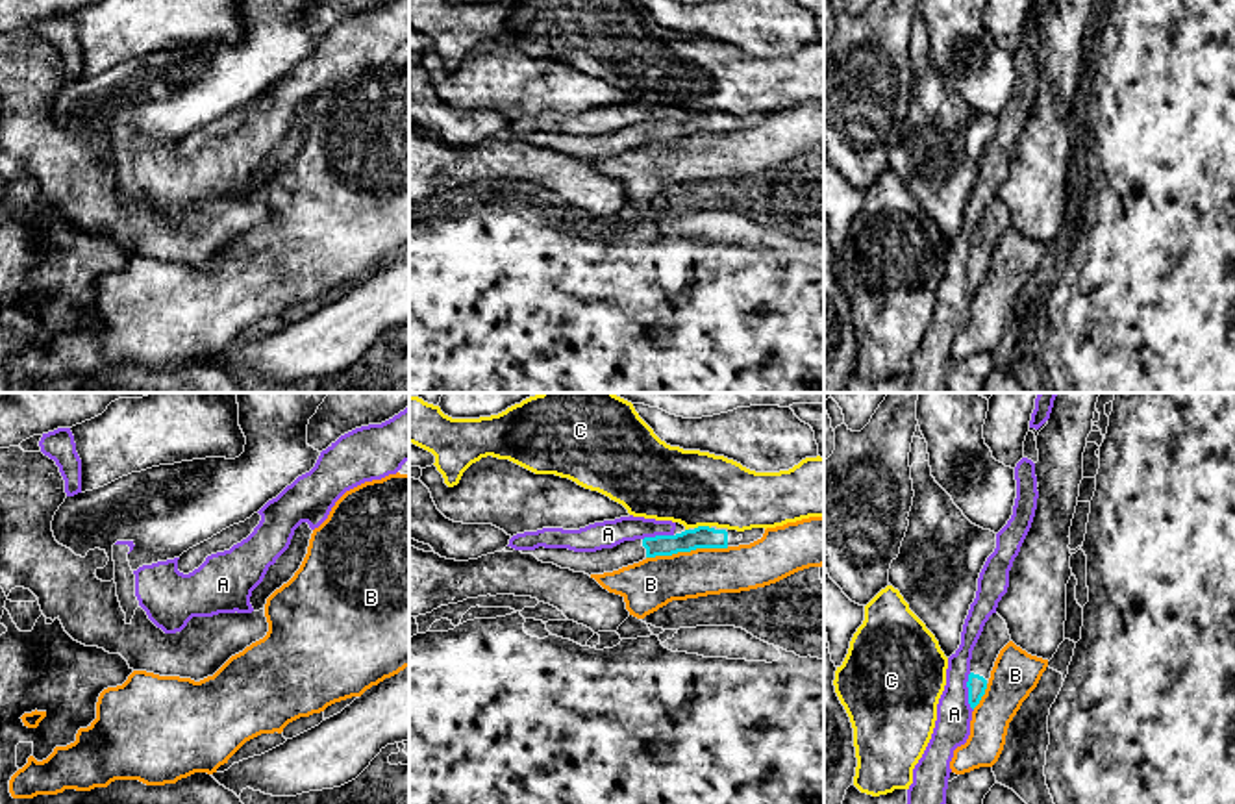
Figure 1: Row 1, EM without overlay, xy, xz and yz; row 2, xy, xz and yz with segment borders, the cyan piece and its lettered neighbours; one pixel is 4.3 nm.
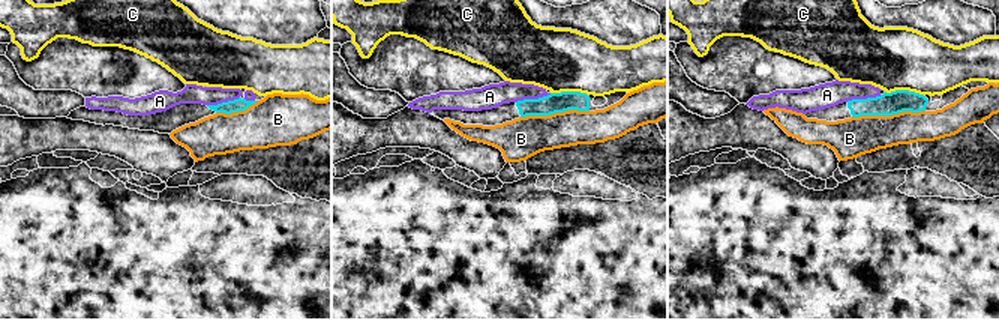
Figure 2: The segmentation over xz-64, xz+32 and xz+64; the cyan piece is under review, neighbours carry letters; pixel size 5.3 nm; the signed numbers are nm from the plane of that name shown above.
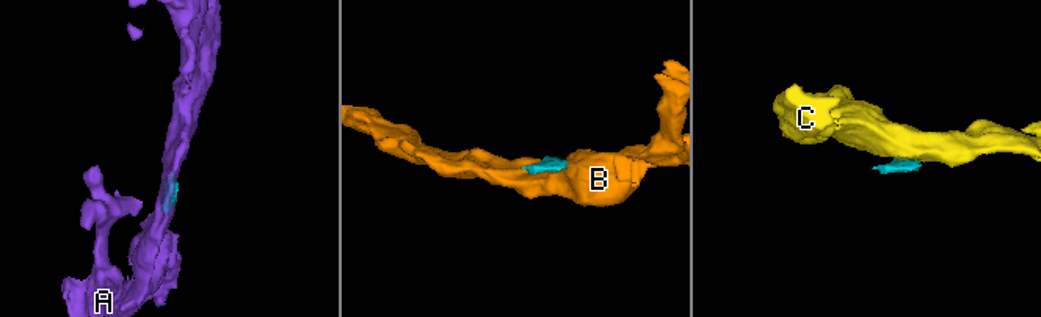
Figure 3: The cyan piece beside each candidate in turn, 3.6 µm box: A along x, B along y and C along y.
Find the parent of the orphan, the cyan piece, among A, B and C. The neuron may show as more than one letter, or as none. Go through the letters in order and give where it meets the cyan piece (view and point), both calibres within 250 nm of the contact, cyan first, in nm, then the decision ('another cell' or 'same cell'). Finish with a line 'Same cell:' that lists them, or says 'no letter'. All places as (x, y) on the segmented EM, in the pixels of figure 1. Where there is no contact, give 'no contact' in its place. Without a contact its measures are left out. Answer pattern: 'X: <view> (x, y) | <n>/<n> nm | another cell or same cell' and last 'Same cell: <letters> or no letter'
A: yz (969, 691) | 90/160 nm | another cell
B: xz (687, 551) | 100/220 nm | another cell
C: xz (702, 527) | 100/320 nm | another cell
Same cell: no letter

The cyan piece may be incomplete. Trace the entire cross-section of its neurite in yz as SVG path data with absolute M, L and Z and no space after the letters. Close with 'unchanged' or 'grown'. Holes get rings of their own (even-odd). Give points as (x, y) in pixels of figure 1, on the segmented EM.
M992 613L983 626L983 632L972 650L970 674L968 674L968 704L974 710L985 695L991 671L1000 650L1011 641L1005 621Z; grown

